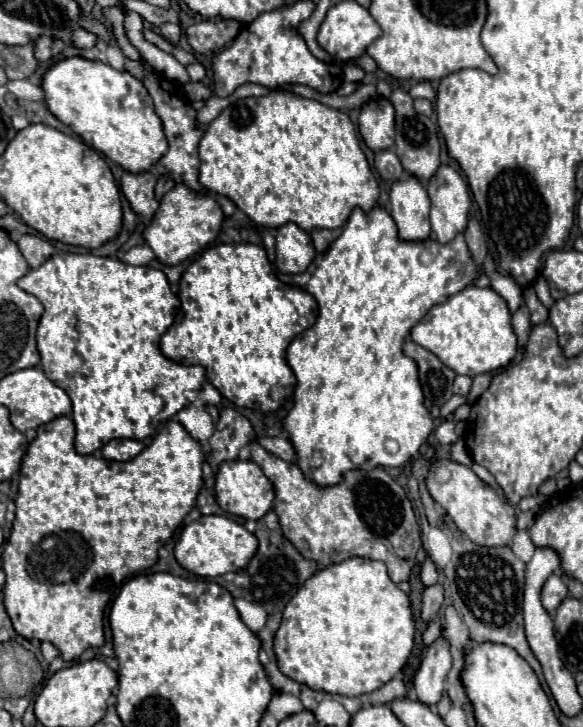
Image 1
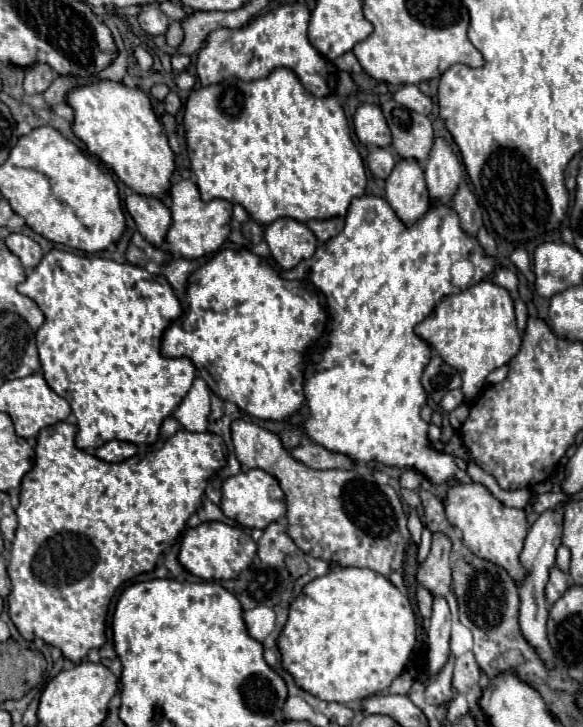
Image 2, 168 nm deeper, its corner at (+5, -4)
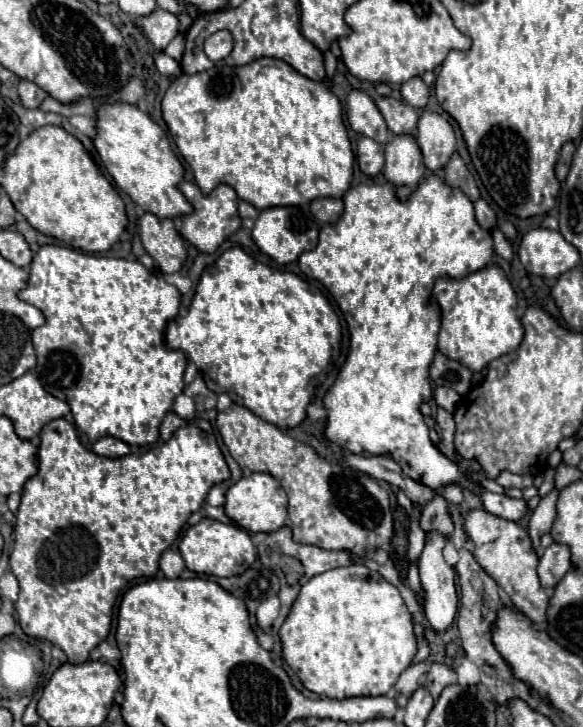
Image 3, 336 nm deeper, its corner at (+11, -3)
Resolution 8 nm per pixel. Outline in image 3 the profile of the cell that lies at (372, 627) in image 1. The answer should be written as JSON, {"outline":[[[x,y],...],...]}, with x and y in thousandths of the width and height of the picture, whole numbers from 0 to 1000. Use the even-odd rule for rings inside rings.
{"outline":[[[602,774],[540,791],[530,796],[489,851],[479,876],[485,882],[485,904],[492,915],[513,928],[520,942],[564,961],[595,959],[647,959],[660,956],[705,915],[715,898],[715,876],[708,871],[708,849],[678,805],[671,805],[650,785],[623,774]]]}

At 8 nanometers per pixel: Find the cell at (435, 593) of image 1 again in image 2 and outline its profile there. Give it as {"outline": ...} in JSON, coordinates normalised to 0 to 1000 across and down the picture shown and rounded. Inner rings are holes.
{"outline":[[[743,735],[739,762],[719,779],[715,801],[732,809],[739,820],[763,820],[774,806],[774,779],[770,779],[770,757],[774,746],[760,735]]]}

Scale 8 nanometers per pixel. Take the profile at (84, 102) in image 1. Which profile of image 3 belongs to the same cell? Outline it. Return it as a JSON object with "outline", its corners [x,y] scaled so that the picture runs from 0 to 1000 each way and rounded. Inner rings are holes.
{"outline":[[[218,142],[173,144],[166,153],[166,186],[160,188],[160,197],[201,257],[252,293],[262,293],[273,301],[300,301],[331,293],[328,279],[307,263],[307,249],[314,249],[317,241],[310,221],[297,210],[283,180],[238,147]]]}

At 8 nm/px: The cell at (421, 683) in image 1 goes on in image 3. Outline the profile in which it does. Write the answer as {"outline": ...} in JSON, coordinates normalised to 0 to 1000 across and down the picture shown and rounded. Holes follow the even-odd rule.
{"outline":[[[736,730],[729,736],[729,752],[726,752],[726,761],[719,766],[722,805],[729,813],[729,846],[746,868],[763,868],[777,857],[780,843],[784,843],[784,829],[787,829],[780,799],[777,799],[780,783],[774,777],[767,777],[760,769],[760,755],[763,755],[767,744],[770,744],[770,736],[760,736],[753,730]]]}

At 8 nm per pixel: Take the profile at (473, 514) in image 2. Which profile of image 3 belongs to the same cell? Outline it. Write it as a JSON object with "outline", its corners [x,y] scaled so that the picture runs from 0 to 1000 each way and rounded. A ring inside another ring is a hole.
{"outline":[[[815,700],[798,711],[798,730],[804,741],[815,747],[811,763],[818,774],[852,799],[856,807],[863,807],[863,813],[873,818],[877,829],[890,835],[890,840],[897,840],[914,857],[935,862],[942,813],[925,802],[925,794],[921,794],[925,763],[911,750],[907,733],[897,725],[890,725],[883,717],[870,717],[828,700]]]}

